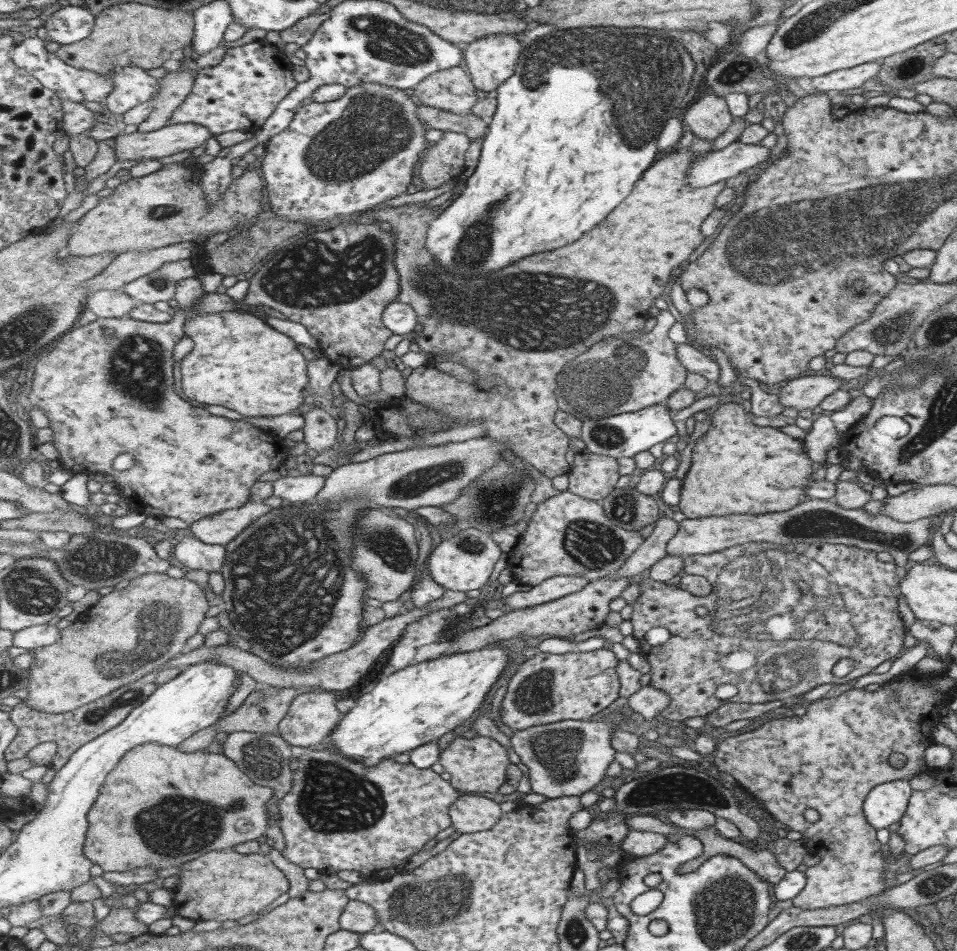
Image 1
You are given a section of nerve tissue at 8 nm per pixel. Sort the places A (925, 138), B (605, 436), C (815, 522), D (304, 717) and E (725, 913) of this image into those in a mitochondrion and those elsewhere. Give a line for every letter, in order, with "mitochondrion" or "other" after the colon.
A: other
B: mitochondrion
C: mitochondrion
D: other
E: mitochondrion

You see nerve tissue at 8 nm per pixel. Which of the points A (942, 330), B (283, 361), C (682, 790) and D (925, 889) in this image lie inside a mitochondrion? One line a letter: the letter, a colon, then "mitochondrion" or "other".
A: mitochondrion
B: other
C: mitochondrion
D: other

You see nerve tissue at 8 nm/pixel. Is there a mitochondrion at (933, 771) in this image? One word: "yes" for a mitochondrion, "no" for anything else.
no

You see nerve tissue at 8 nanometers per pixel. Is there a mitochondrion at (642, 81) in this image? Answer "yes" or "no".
yes

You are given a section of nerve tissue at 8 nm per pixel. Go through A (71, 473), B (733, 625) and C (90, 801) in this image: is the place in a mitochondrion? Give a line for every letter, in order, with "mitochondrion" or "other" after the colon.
A: other
B: other
C: other

